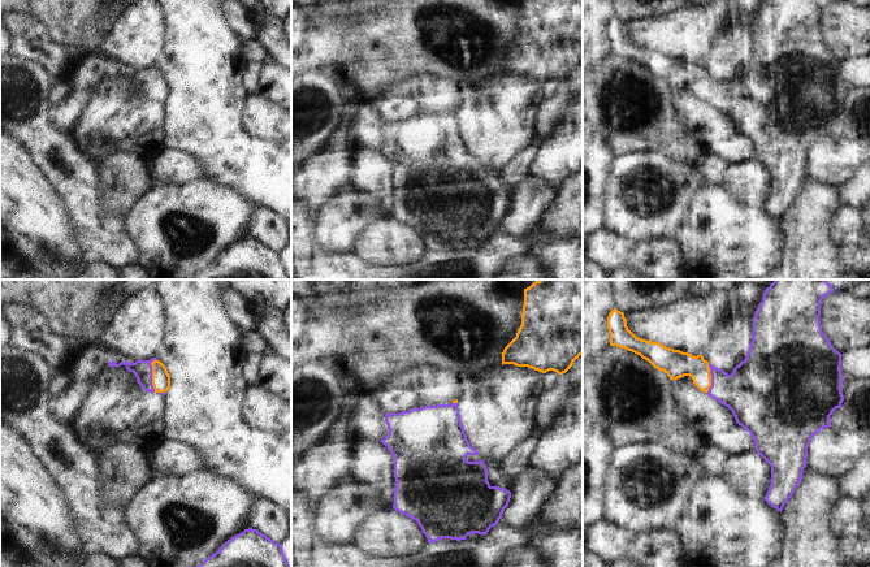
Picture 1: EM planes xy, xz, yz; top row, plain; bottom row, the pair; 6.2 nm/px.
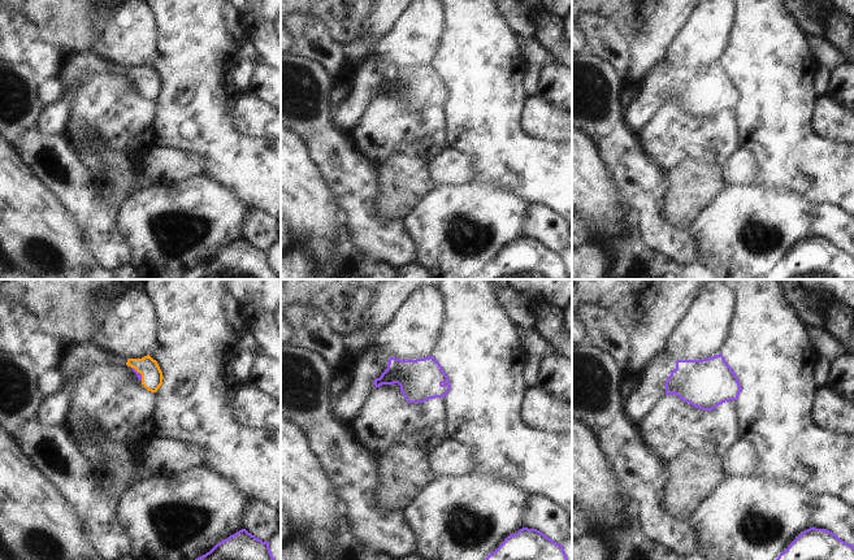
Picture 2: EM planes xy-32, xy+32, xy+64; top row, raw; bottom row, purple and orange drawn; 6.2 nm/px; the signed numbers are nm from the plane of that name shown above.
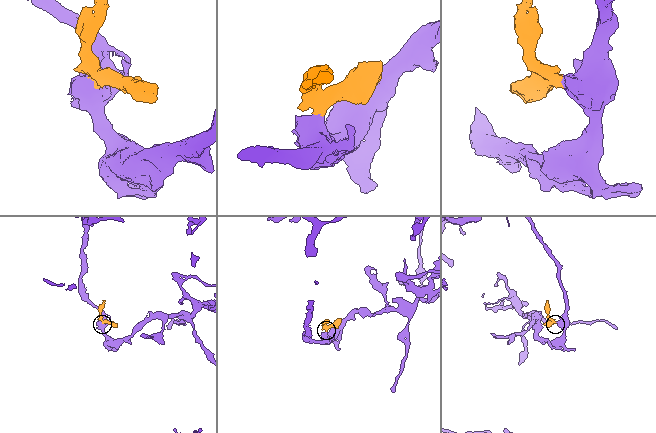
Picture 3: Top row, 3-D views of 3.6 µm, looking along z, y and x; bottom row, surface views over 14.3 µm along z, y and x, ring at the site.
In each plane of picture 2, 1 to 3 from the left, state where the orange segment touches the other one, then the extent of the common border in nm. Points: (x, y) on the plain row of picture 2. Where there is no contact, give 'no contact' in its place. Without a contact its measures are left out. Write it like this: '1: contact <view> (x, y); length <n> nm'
1: contact xy-32 (139, 82); length 110 nm
2: contact xy+32 (442, 91); length 20 nm
3: no contact

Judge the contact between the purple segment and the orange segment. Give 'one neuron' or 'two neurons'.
one neuron

